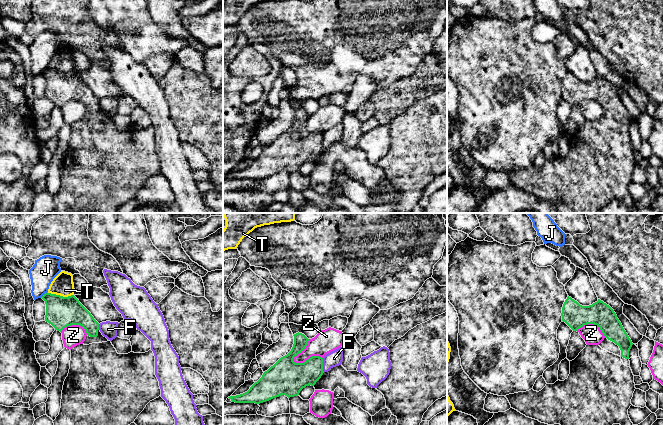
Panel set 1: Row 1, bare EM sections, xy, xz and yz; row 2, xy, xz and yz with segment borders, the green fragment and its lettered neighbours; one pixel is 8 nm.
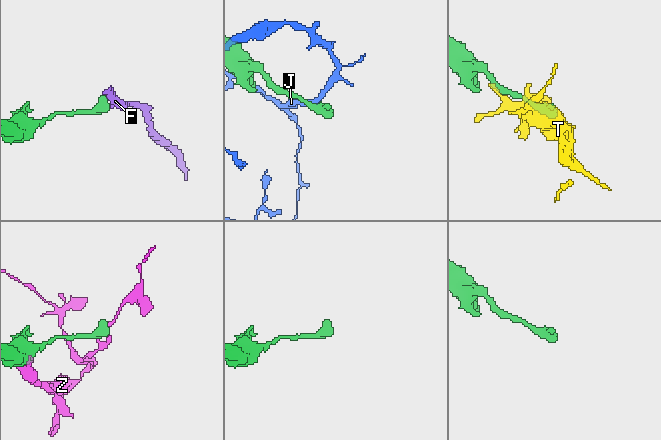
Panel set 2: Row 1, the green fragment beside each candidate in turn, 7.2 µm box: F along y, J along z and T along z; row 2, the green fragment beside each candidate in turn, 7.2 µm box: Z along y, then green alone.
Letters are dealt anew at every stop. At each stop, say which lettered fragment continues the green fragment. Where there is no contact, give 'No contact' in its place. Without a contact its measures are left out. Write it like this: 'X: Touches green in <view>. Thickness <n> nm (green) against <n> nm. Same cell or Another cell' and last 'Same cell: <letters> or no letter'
F: Touches green in xz. Thickness 220 nm (green) against 120 nm. Another cell
J: Touches green in xy. Thickness 240 nm (green) against 200 nm. Another cell
T: Touches green in xy. Thickness 240 nm (green) against 170 nm. Another cell
Z: Touches green in xz. Thickness 280 nm (green) against 190 nm. Another cell
Same cell: no letter

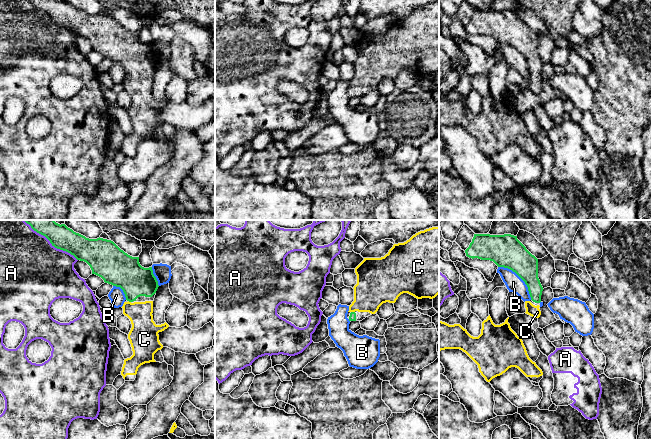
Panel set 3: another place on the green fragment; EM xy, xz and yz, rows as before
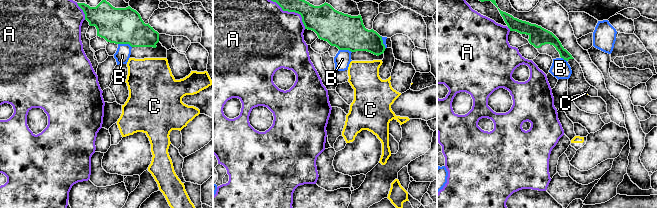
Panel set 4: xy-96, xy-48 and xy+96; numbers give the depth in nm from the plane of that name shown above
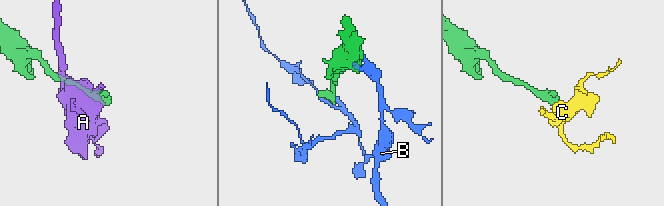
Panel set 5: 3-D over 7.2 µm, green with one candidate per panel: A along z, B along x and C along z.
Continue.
A: Touches green in xy. Thickness 190 nm (green) against 480 nm. Another cell
B: Touches green in yz. Thickness 260 nm (green) against 140 nm. Another cell
C: Touches green in xy. Thickness 260 nm (green) against 190 nm. Same cell
Same cell: C

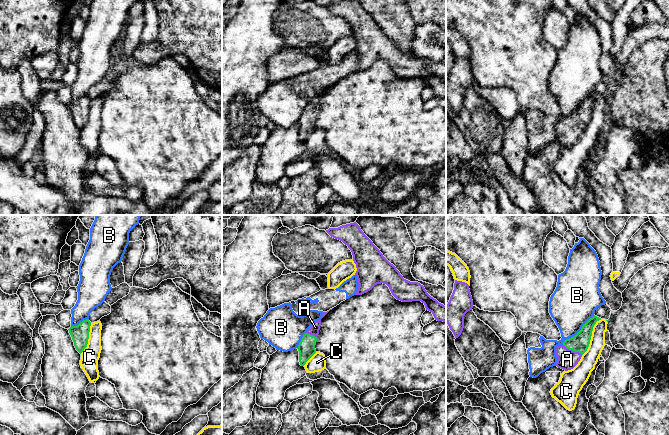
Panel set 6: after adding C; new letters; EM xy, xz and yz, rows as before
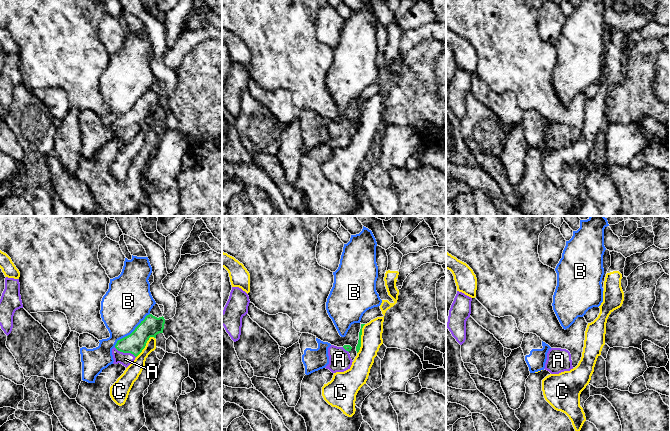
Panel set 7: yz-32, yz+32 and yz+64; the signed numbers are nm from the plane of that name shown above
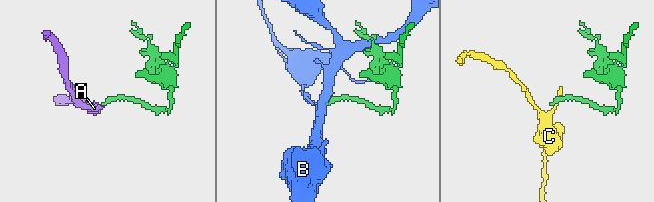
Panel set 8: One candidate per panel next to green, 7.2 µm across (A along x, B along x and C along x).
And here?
A: Touches green in yz. Thickness 150 nm (green) against 160 nm. Same cell
B: Touches green in yz. Thickness 150 nm (green) against 360 nm. Another cell
C: Touches green in yz. Thickness 150 nm (green) against 140 nm. Another cell
Same cell: A

